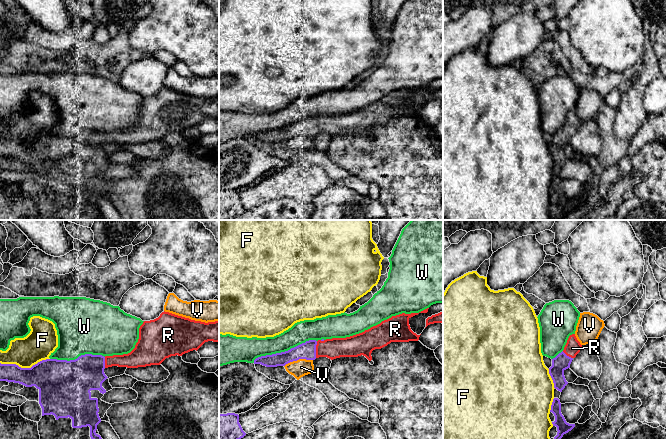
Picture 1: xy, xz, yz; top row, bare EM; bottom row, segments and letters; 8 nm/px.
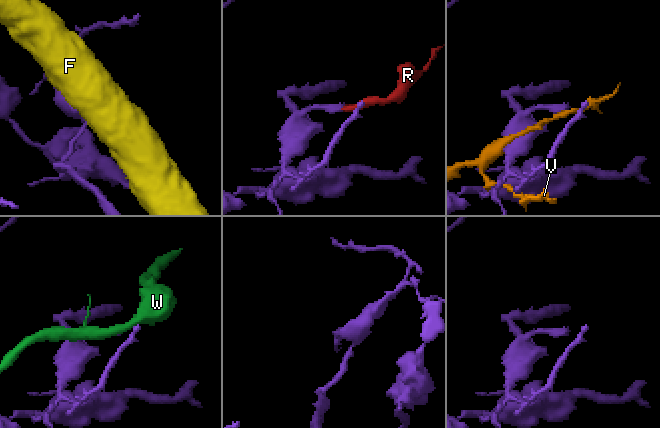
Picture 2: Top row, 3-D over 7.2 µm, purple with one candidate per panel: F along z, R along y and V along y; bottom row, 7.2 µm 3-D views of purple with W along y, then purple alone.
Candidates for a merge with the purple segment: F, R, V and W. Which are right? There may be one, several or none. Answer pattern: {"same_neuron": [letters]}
{"same_neuron": ["R"]}

